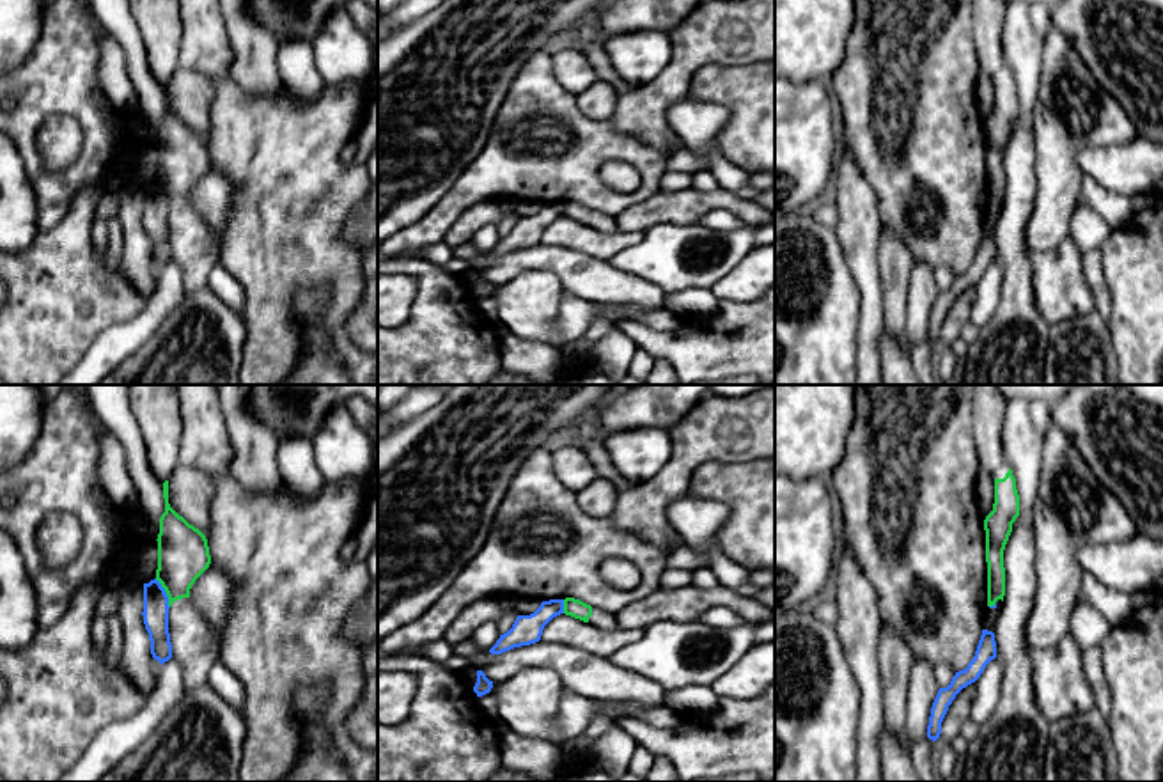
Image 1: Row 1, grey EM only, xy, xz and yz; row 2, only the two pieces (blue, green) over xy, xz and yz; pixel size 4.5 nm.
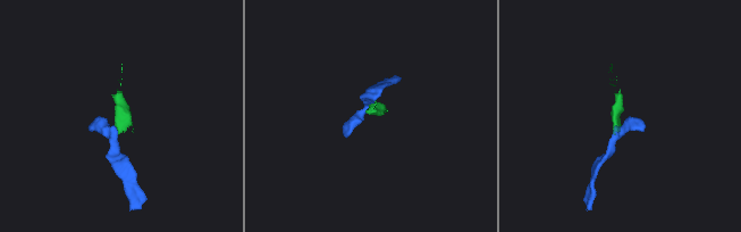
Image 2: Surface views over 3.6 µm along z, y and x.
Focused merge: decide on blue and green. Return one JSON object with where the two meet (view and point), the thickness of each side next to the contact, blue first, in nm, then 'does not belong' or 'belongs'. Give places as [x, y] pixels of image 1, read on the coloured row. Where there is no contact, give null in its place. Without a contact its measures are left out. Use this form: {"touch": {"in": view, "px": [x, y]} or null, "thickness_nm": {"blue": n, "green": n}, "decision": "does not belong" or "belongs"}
{"touch": {"in": "xy", "px": [165, 593]}, "thickness_nm": {"blue": 110, "green": 240}, "decision": "does not belong"}

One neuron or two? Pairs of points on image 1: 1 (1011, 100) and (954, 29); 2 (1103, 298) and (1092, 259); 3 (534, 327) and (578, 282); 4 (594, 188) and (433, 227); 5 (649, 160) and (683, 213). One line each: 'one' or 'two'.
1: two
2: one
3: two
4: one
5: two

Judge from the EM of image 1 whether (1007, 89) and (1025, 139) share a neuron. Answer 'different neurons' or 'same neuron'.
different neurons

